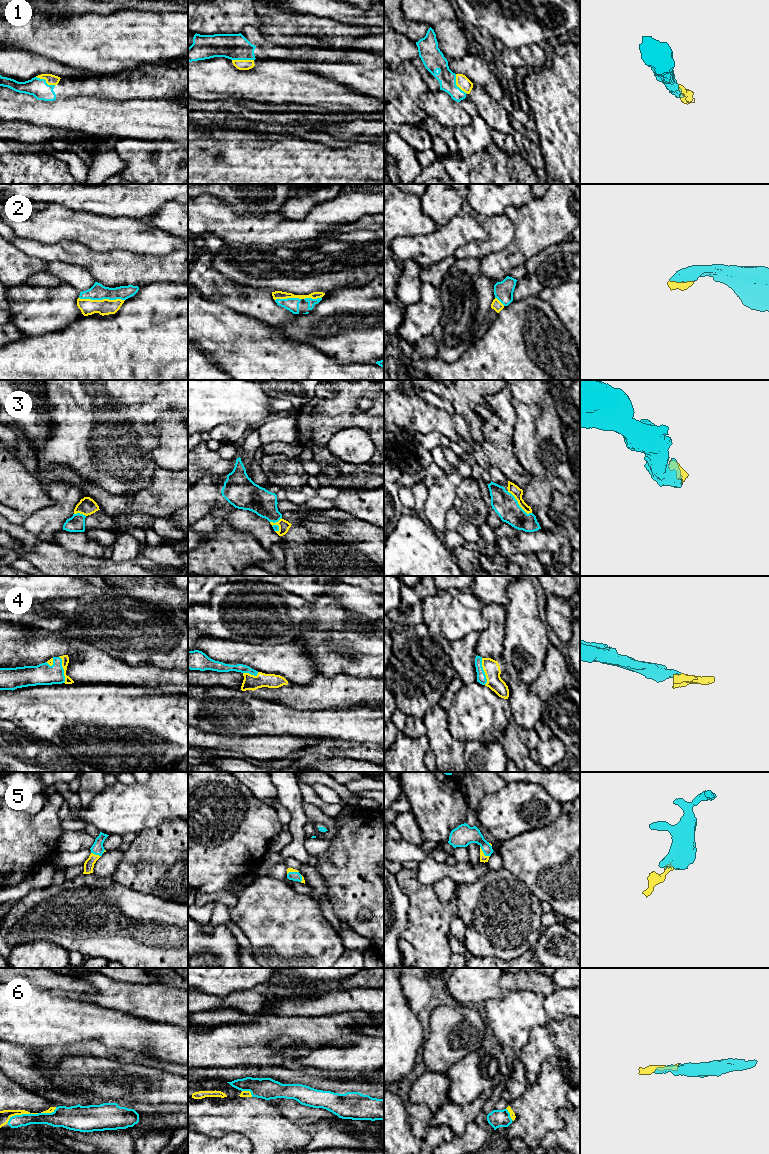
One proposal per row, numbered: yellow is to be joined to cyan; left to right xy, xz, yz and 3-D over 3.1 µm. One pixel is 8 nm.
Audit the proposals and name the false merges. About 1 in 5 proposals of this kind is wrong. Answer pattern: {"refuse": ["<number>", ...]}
{"refuse": []}

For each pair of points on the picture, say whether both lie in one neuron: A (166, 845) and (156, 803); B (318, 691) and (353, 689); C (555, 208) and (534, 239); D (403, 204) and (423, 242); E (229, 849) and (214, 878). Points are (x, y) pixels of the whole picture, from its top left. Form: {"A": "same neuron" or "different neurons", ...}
{"A": "different neurons", "B": "same neuron", "C": "same neuron", "D": "different neurons", "E": "same neuron"}

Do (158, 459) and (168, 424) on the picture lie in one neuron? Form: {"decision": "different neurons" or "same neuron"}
{"decision": "same neuron"}

